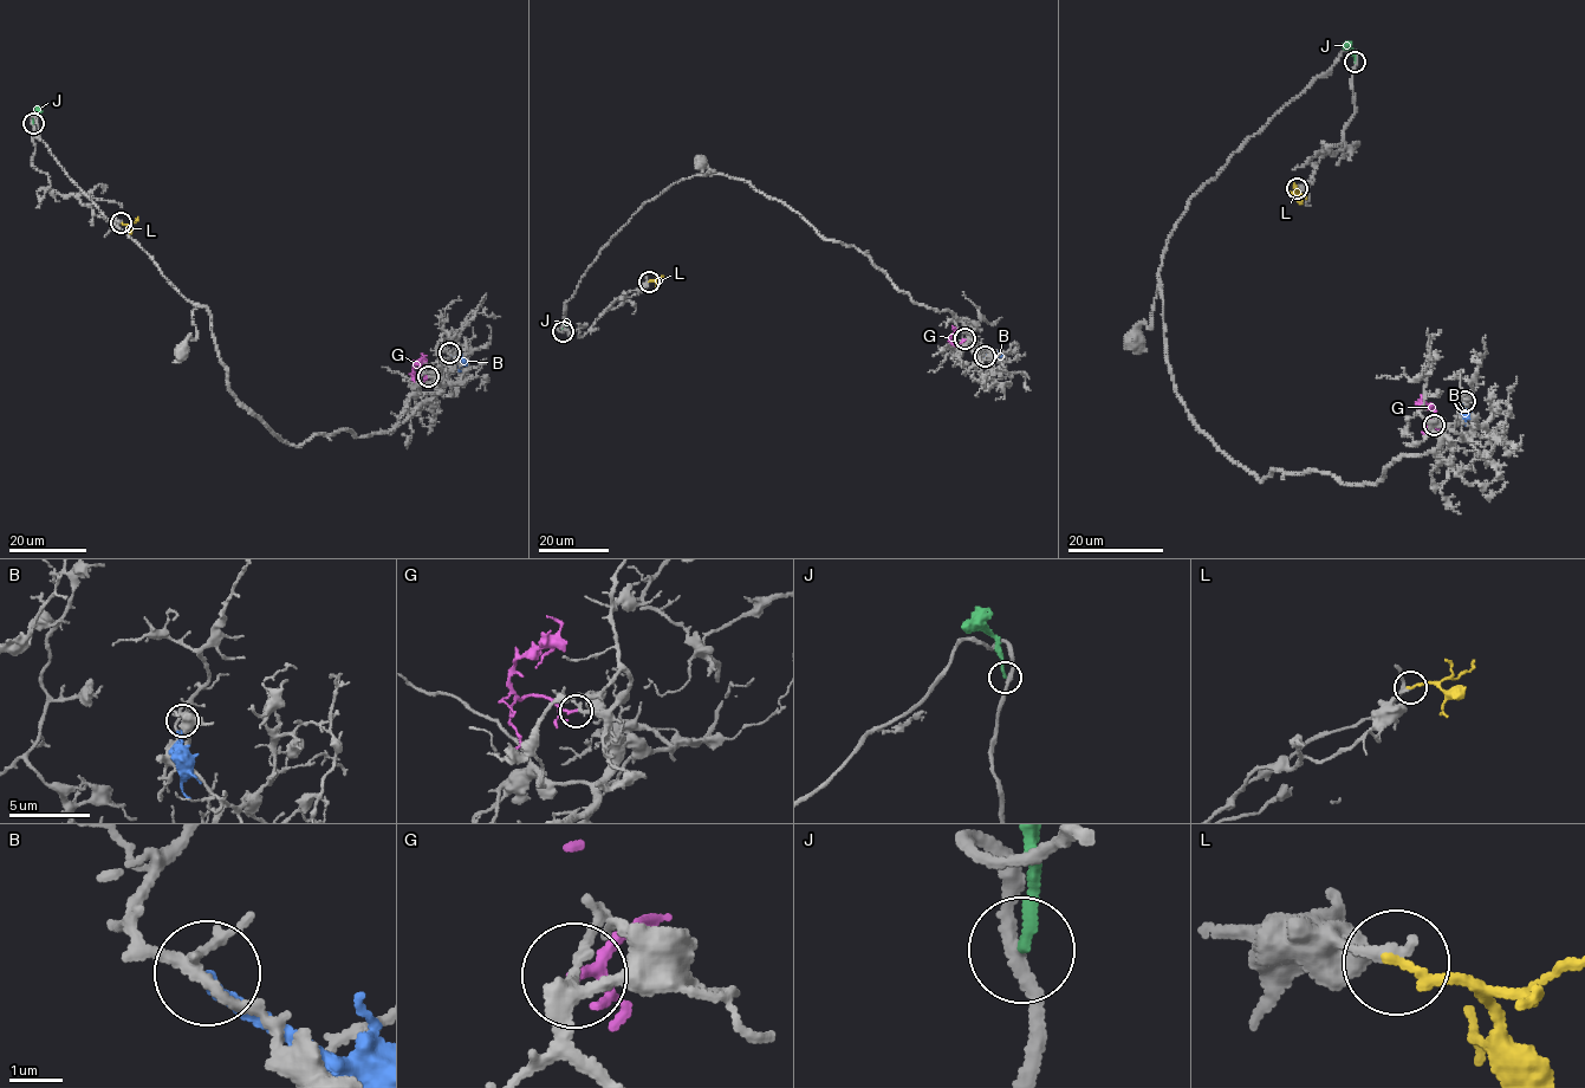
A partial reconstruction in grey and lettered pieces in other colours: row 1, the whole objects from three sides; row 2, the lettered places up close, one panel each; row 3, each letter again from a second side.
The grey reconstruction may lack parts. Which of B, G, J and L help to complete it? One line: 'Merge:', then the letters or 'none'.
Merge: G

